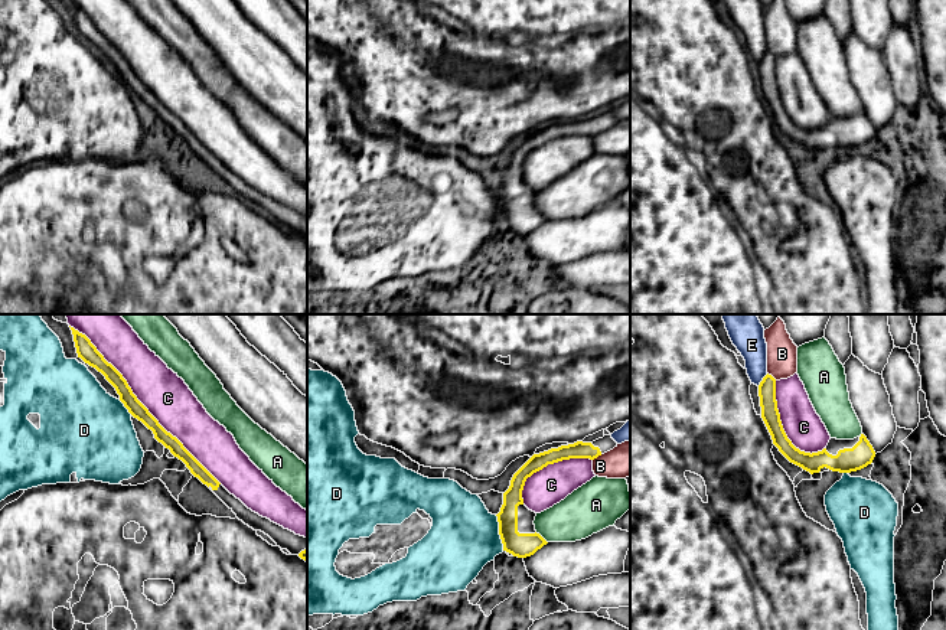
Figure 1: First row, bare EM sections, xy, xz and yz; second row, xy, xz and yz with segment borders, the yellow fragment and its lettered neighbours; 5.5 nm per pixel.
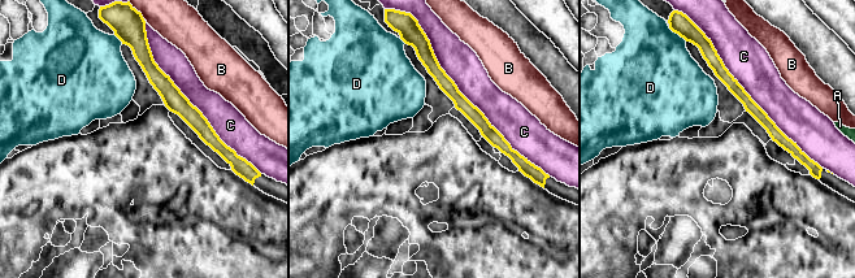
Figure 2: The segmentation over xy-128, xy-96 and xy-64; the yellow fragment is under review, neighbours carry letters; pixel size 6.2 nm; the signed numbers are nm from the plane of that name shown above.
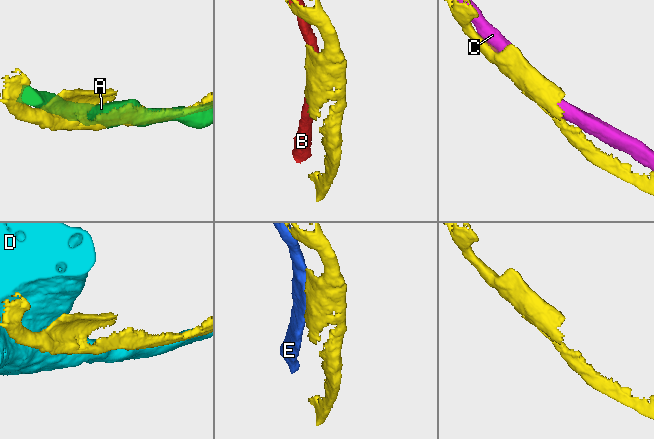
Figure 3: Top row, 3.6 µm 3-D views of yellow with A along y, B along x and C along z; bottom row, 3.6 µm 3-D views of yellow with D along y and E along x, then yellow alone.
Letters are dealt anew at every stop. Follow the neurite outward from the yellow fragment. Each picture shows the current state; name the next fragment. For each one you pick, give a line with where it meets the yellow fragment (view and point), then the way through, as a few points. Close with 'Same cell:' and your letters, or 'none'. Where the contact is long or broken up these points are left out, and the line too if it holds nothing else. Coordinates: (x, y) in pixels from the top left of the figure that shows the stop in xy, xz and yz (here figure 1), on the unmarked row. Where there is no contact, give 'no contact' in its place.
Same cell: none

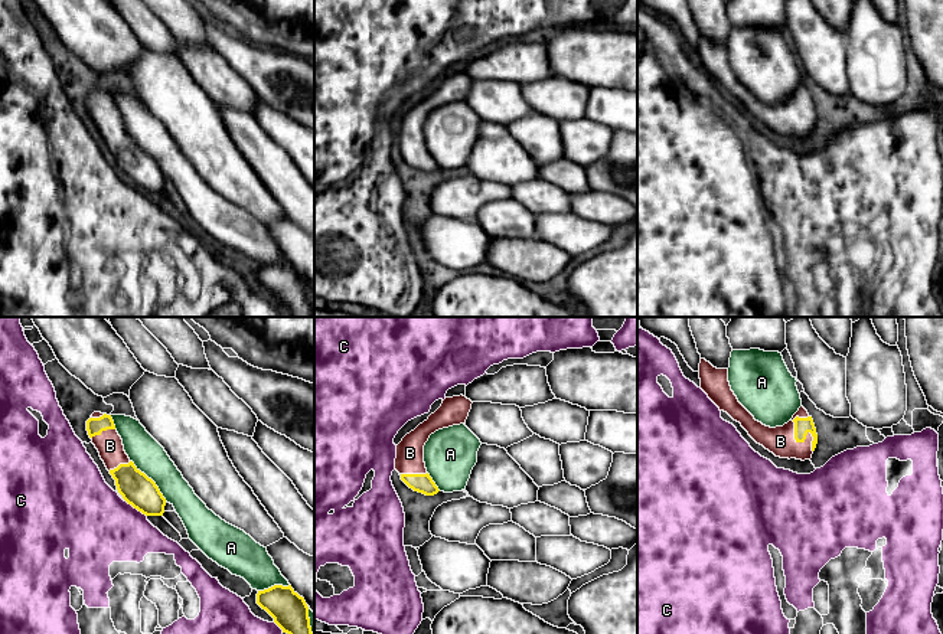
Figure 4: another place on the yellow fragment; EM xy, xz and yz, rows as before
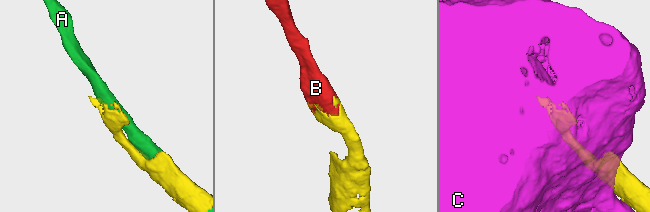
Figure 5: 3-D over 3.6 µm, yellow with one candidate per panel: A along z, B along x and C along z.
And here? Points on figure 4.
B: yz (800, 118)
Same cell: B

